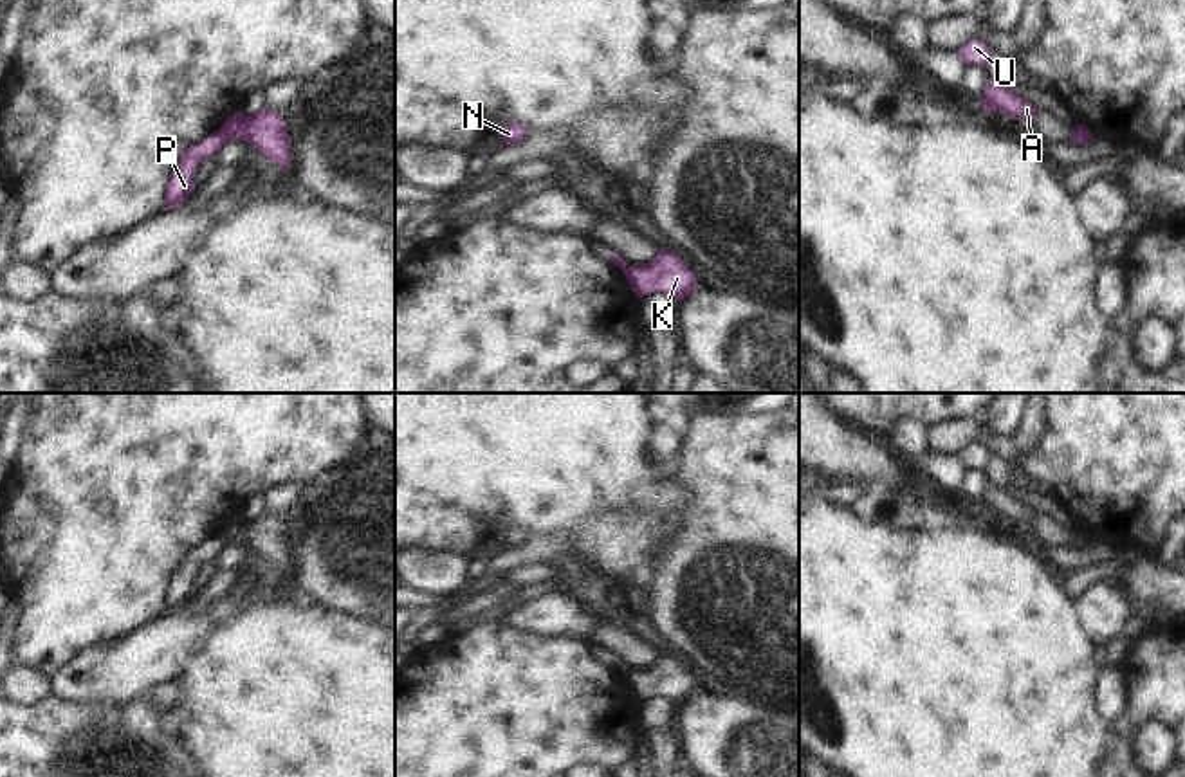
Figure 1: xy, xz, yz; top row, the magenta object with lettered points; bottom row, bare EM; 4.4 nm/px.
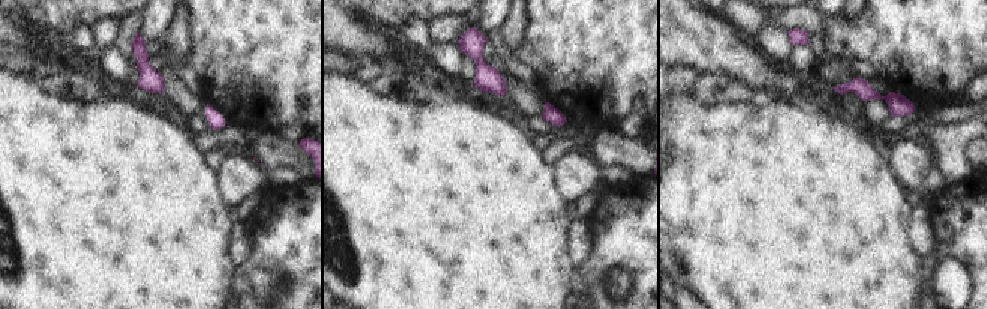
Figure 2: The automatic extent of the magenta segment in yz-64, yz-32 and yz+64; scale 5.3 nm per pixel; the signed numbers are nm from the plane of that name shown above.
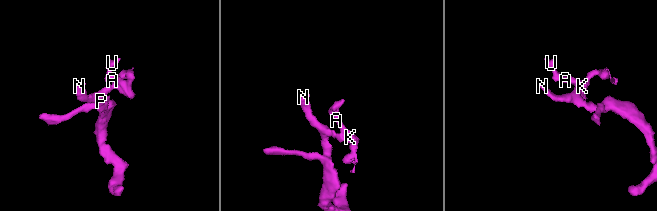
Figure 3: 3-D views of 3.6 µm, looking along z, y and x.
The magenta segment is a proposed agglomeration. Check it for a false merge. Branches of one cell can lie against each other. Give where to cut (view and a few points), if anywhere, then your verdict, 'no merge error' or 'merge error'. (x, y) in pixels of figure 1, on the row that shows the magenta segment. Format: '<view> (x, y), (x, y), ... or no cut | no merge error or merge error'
xy (220, 128), (228, 139) | merge error

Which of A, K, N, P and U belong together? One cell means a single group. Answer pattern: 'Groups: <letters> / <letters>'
Groups: A K U / N P

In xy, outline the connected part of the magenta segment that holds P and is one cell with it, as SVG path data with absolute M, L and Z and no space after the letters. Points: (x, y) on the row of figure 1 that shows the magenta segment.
M222 130L213 132L206 142L189 146L182 151L175 169L168 177L164 204L166 209L175 209L184 204L184 200L195 191L193 175L195 168L206 157L215 157L215 153L227 142Z

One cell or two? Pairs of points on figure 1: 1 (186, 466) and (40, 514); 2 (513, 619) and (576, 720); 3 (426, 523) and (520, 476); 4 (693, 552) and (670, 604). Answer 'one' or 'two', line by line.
1: one
2: two
3: two
4: one

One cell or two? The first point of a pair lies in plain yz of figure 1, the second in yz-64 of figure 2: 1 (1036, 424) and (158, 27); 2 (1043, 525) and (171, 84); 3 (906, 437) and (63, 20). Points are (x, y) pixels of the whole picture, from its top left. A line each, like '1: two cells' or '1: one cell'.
1: two cells
2: one cell
3: two cells

